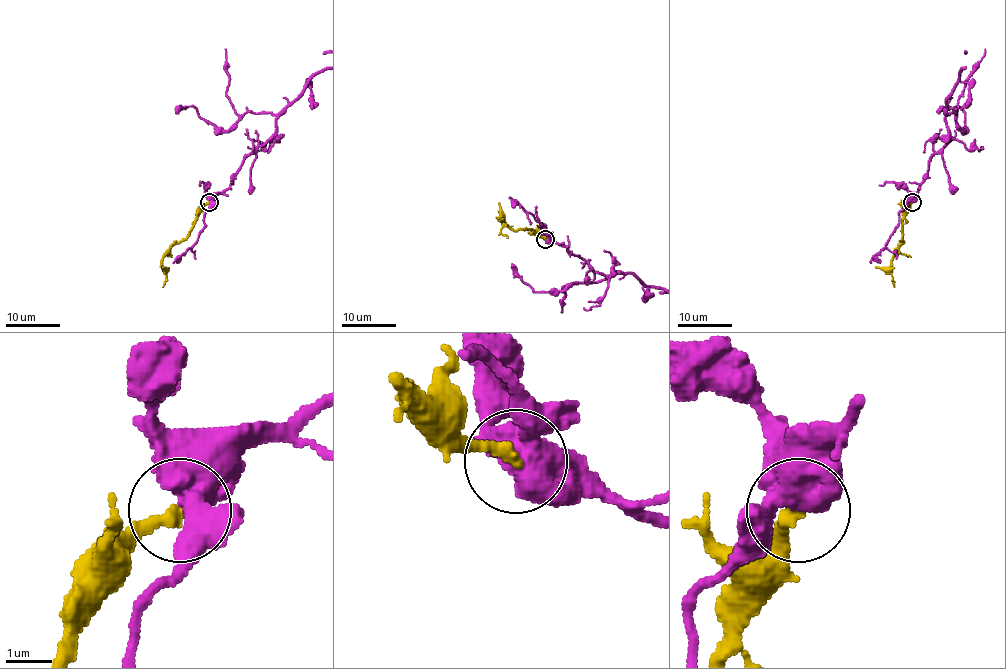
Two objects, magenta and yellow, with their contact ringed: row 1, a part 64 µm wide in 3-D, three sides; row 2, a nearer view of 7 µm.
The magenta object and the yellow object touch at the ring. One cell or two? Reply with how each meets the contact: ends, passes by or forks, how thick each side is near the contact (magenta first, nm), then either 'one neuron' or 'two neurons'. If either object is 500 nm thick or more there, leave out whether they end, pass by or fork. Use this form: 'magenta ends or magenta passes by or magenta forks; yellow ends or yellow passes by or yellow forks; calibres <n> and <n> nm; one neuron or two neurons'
calibres 550 and 280 nm; two neurons

